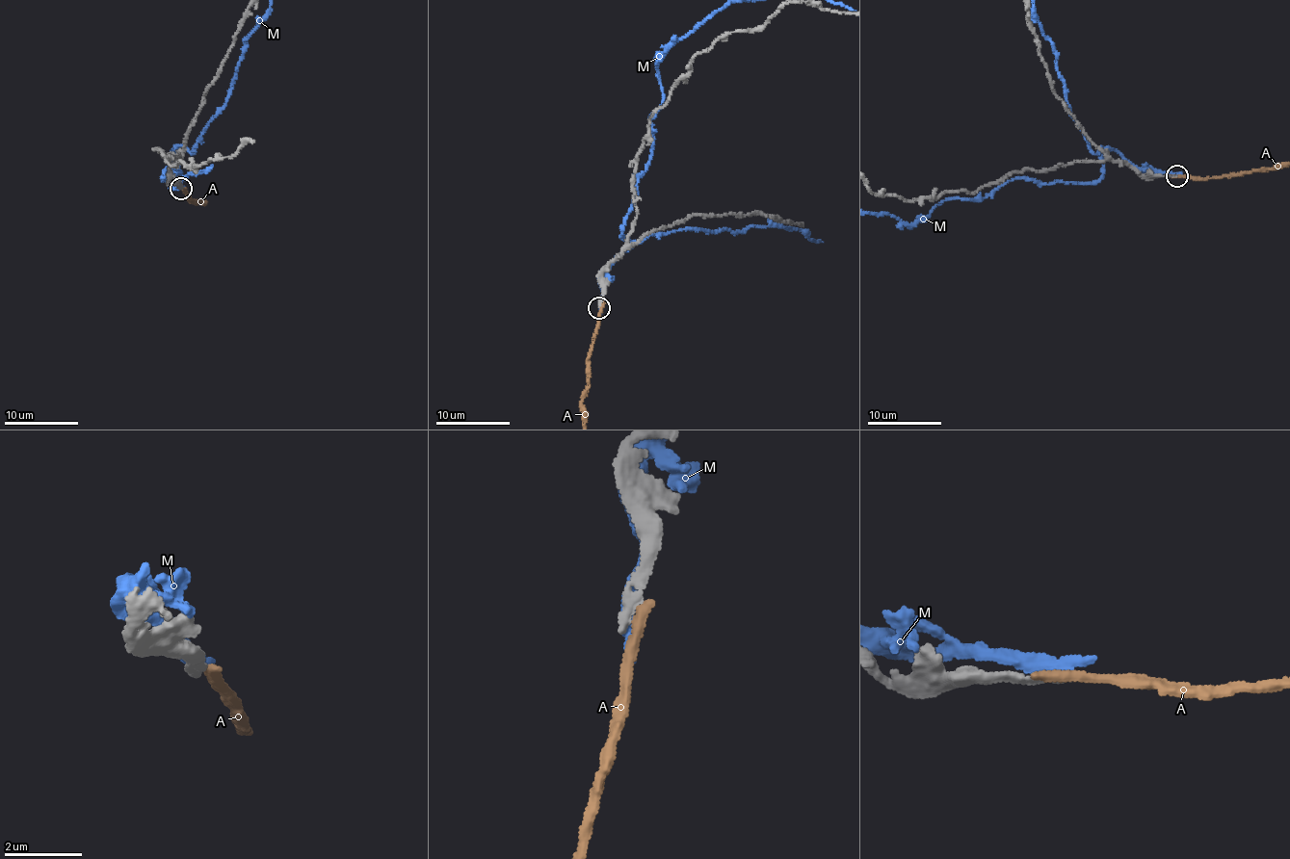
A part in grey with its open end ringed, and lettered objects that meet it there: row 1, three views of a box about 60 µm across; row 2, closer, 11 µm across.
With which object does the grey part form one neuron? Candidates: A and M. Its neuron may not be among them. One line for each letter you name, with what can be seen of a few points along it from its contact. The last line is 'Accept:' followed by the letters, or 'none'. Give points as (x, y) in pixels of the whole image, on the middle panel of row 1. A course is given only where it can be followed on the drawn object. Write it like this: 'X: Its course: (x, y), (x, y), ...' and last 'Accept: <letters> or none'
Accept: none

